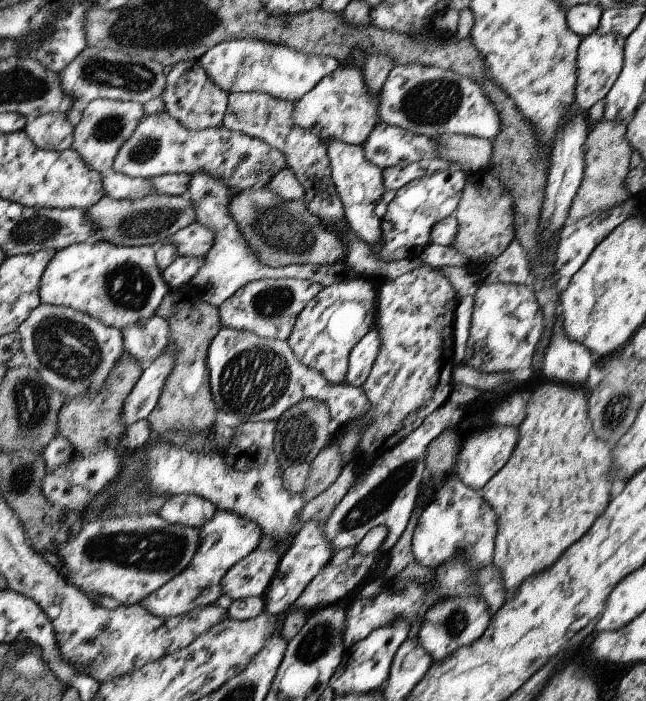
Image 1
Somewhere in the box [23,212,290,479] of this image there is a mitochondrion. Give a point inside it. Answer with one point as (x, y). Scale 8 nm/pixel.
(68, 347)

